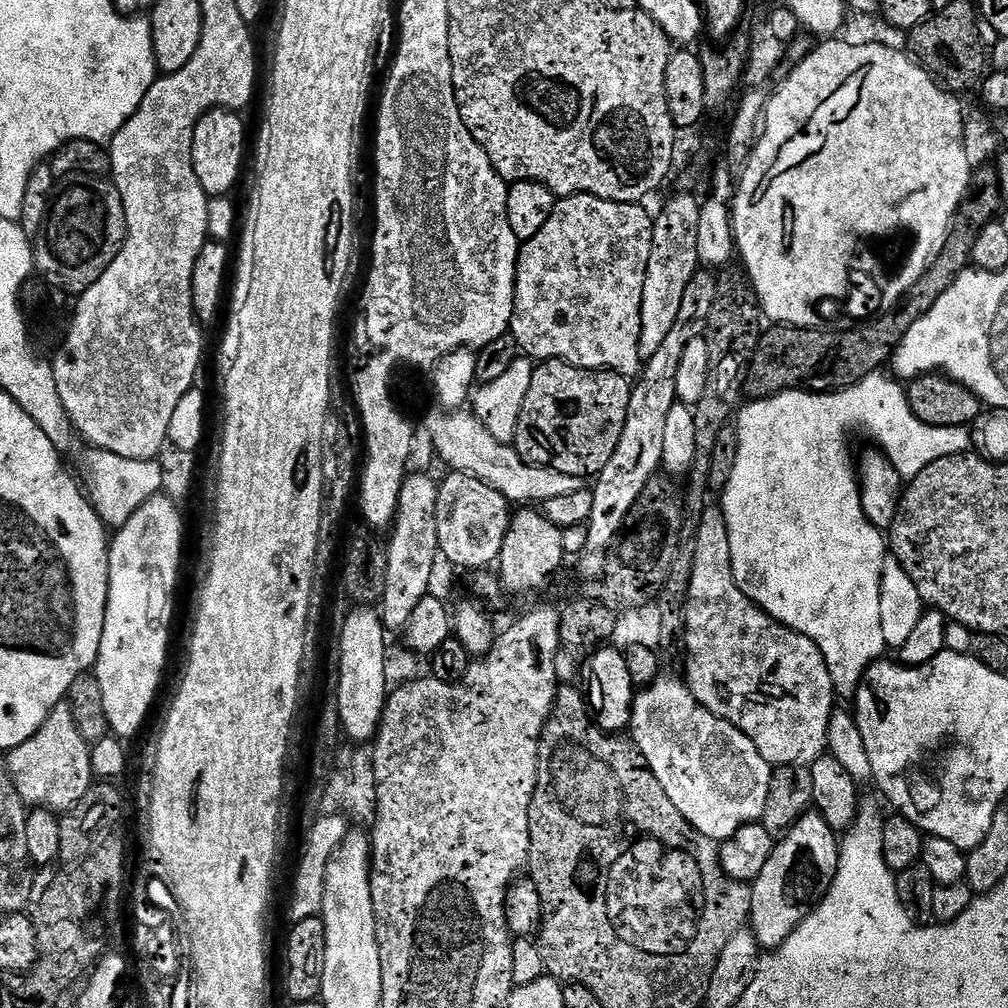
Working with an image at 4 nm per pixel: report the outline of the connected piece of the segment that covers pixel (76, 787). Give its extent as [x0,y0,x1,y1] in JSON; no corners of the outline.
[7,702,94,814]

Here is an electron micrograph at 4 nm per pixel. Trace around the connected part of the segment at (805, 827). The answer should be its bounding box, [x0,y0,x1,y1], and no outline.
[750,810,840,949]

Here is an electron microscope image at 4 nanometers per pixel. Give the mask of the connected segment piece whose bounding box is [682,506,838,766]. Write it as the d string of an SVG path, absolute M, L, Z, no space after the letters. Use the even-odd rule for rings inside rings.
M708 506L698 529L693 576L688 603L684 606L683 651L688 651L686 683L694 698L718 718L730 722L758 746L758 754L773 766L802 764L811 766L827 749L827 730L838 693L826 666L822 650L806 634L795 632L779 619L763 612L734 582L730 562L730 534L719 507Z

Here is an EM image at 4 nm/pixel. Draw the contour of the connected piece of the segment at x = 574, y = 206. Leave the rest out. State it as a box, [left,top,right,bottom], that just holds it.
[510,192,654,378]

